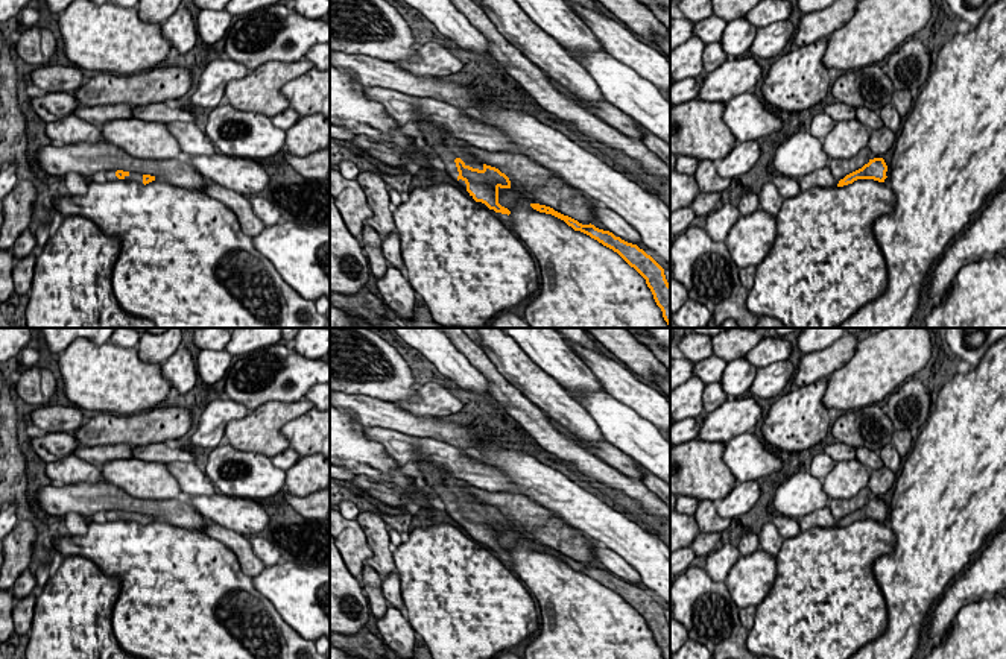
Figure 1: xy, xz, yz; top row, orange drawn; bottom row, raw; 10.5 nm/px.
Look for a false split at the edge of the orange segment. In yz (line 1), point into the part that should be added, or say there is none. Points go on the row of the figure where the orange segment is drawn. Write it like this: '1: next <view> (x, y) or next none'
1: next none

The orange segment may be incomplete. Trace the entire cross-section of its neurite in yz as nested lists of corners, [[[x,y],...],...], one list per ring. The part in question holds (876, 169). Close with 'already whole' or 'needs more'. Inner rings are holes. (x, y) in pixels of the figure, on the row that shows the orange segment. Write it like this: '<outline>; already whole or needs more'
[[[883,158],[869,159],[862,169],[846,175],[843,179],[839,181],[837,187],[843,187],[853,184],[857,179],[874,179],[878,182],[884,182],[887,172],[887,166]]]; already whole

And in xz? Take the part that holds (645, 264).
[[[530,203],[530,207],[539,213],[552,214],[564,220],[574,231],[581,231],[591,238],[597,240],[603,246],[617,252],[631,267],[634,267],[650,289],[656,305],[663,311],[663,317],[670,326],[670,284],[666,279],[664,269],[637,244],[628,243],[620,237],[615,237],[609,231],[596,228],[594,225],[582,225],[577,220],[555,211],[550,207]]]; already whole

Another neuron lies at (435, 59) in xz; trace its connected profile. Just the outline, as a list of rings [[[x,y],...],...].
[[[427,43],[416,47],[418,61],[395,61],[394,64],[416,76],[444,77],[462,70],[463,64],[445,47],[436,43]]]

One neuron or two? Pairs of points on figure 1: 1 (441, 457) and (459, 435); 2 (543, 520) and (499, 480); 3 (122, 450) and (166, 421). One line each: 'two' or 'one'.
1: two
2: two
3: two

